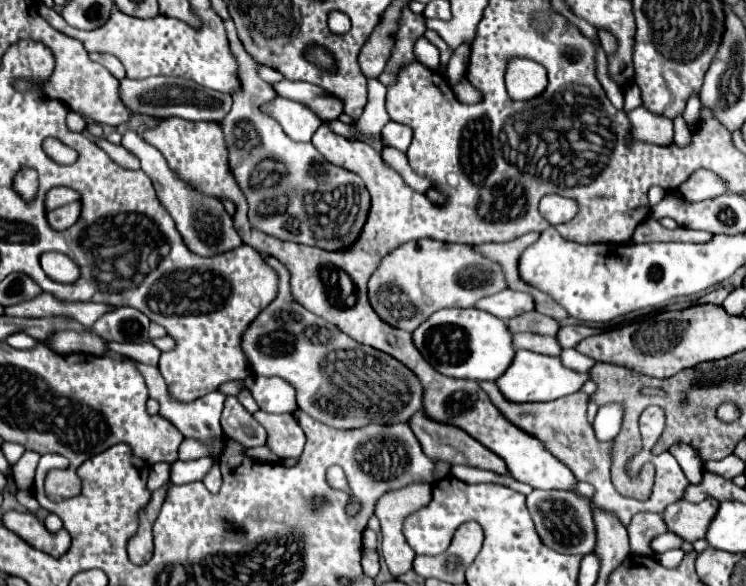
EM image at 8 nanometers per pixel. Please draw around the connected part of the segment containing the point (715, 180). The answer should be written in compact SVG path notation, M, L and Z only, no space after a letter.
M701 170L695 172L695 176L691 176L685 184L681 184L679 192L685 196L687 202L701 202L707 198L715 198L725 190L723 180L719 180L719 176L711 174L709 170Z

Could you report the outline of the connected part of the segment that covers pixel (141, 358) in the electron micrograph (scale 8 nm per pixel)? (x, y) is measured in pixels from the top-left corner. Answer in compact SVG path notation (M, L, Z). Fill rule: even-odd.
M113 342L109 344L109 348L117 354L129 356L141 364L151 364L151 366L157 366L161 356L161 350L153 342L143 342L143 344L115 344Z

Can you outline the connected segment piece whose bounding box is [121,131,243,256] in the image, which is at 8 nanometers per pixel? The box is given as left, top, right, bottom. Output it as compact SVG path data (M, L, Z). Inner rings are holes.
M127 131L122 136L121 145L127 150L131 150L135 156L139 156L141 160L141 170L153 180L155 192L161 200L161 204L169 210L169 214L173 216L177 230L181 232L187 248L199 256L215 256L215 254L223 254L229 252L237 246L241 246L241 236L237 234L237 230L233 228L233 214L235 214L235 204L231 200L221 202L219 198L213 196L204 196L195 191L189 184L182 181L172 170L169 170L167 162L163 155L151 144L147 144L145 140L137 135L136 132ZM225 204L225 208L223 208Z

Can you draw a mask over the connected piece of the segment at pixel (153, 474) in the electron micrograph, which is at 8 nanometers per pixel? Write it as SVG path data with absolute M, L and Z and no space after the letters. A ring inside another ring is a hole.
M155 464L155 466L151 466L147 488L153 492L153 490L161 488L163 484L167 484L169 482L169 470L171 470L171 464Z

